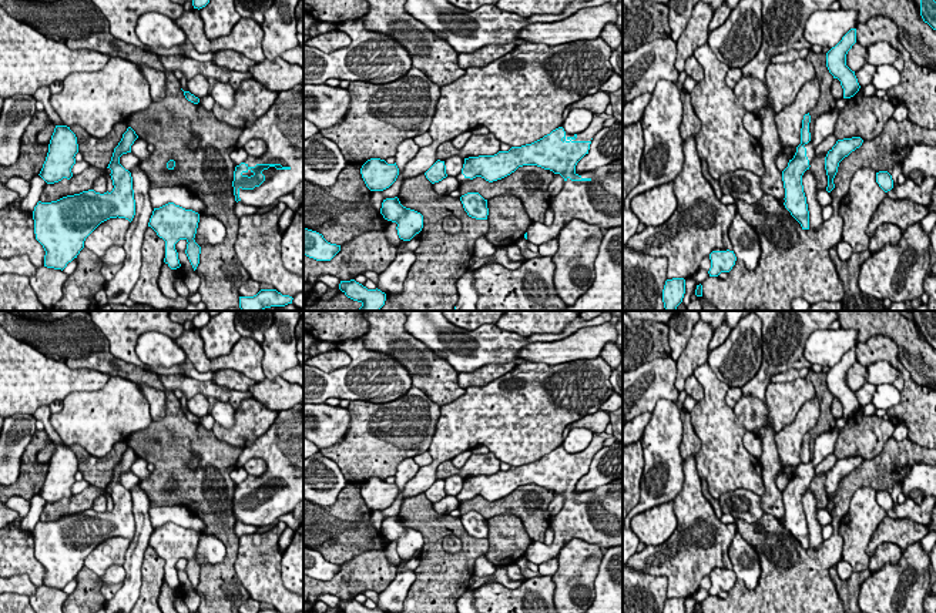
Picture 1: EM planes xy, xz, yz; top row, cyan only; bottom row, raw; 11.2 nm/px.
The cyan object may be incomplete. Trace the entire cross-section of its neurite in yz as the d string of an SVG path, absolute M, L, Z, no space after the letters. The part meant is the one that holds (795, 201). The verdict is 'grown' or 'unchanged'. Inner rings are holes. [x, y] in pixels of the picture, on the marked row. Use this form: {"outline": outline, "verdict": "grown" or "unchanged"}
{"outline": "M836 110L821 114L813 124L813 133L809 133L811 115L804 115L801 128L801 144L789 160L788 167L782 171L785 188L785 208L801 224L802 230L809 230L809 211L802 185L802 175L809 170L812 160L816 157L815 148L835 133L839 114Z", "verdict": "grown"}

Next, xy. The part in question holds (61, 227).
{"outline": "M128 127L123 134L121 141L114 148L111 161L107 168L111 170L113 191L95 192L94 190L83 191L80 194L67 195L57 201L41 202L38 201L33 211L34 234L36 239L43 245L44 267L54 269L64 269L80 251L84 248L85 238L104 221L110 218L125 218L130 222L135 215L135 200L132 190L132 177L128 170L120 164L120 157L127 153L132 153L140 163L150 157L148 141L138 137L135 131Z", "verdict": "grown"}

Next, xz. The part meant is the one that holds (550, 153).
{"outline": "M594 115L590 125L578 134L568 134L563 127L553 130L543 138L521 147L511 147L509 151L499 151L494 155L479 155L464 158L462 172L456 177L459 182L482 177L489 182L501 180L519 167L537 165L560 174L564 178L561 191L553 197L550 208L554 214L551 225L543 222L531 222L524 234L524 238L540 245L553 238L557 238L560 231L571 221L581 220L587 224L598 225L601 230L623 225L623 158L613 161L604 167L581 172L576 172L577 163L588 154L593 137L603 128L604 118Z", "verdict": "grown"}

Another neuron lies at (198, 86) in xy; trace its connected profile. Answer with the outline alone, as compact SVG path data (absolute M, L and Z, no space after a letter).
M198 74L198 76L192 77L191 80L188 80L187 86L188 86L188 91L198 98L208 96L211 91L208 77L202 76L202 74Z

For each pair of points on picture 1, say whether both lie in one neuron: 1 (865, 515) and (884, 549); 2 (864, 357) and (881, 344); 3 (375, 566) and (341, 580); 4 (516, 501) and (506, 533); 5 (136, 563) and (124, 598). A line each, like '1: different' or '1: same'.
1: different
2: same
3: same
4: different
5: same

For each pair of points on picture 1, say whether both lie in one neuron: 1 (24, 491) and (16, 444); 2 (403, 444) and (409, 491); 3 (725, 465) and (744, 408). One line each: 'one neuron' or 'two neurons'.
1: two neurons
2: two neurons
3: two neurons

